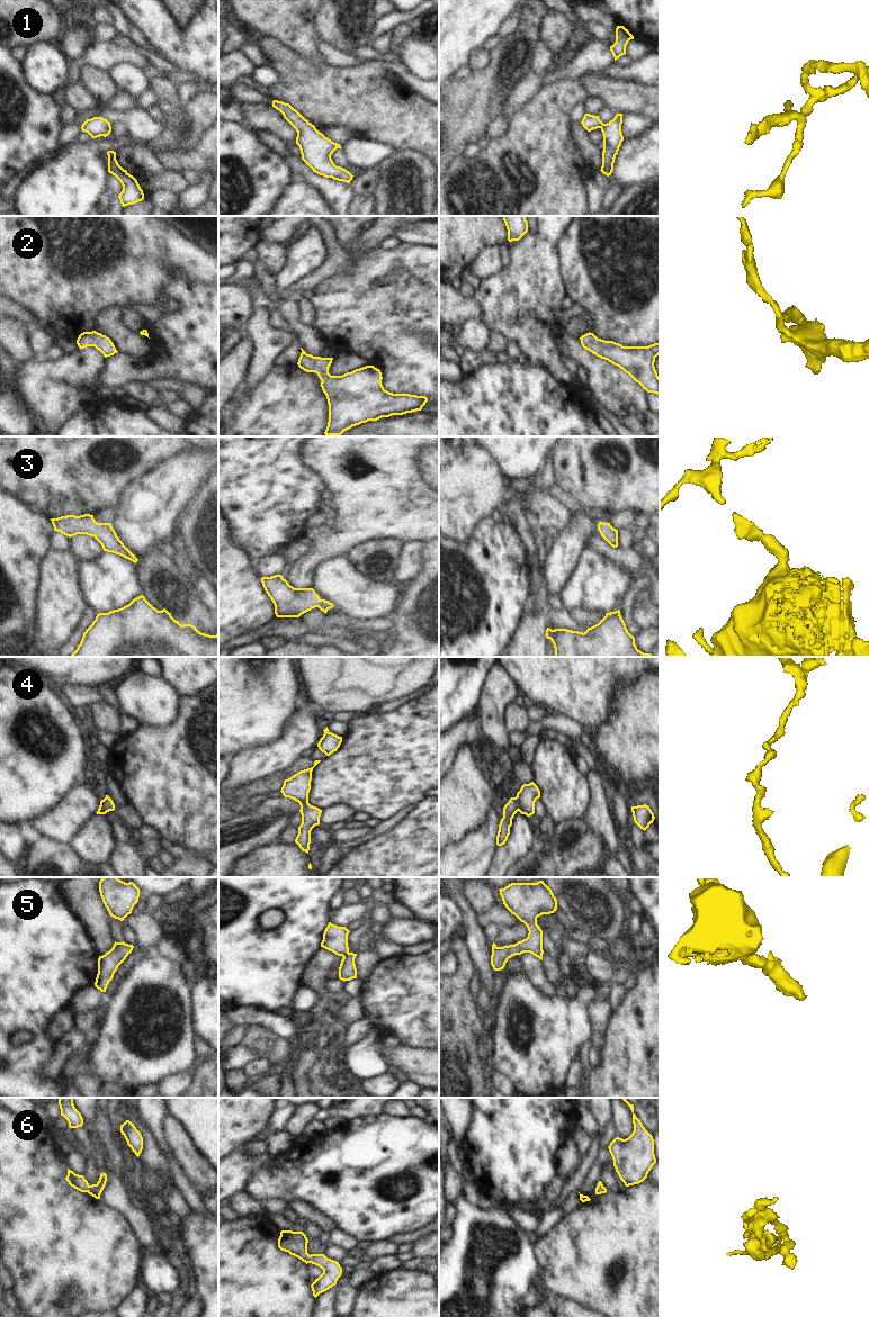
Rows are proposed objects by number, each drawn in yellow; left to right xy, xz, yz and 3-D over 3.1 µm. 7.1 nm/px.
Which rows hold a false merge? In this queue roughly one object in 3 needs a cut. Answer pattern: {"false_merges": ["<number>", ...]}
{"false_merges": []}

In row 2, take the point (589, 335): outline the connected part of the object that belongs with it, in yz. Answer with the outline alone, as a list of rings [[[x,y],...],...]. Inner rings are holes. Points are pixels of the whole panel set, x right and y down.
[[[590,332],[580,340],[584,349],[622,369],[647,393],[660,395],[660,377],[654,367],[655,358],[660,354],[660,343],[622,346],[613,341],[598,339]]]

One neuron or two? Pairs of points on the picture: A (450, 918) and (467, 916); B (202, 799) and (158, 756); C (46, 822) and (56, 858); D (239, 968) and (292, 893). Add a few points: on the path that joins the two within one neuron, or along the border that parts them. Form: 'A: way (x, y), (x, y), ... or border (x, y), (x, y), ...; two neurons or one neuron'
A: border (450, 898), (460, 910), (462, 923); two neurons
B: way (190, 787), (169, 767); one neuron
C: border (42, 836), (68, 845); two neurons
D: way (260, 957), (294, 923), (294, 913); one neuron

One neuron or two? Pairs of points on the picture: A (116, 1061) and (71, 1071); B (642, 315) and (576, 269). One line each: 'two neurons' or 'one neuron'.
A: two neurons
B: one neuron

